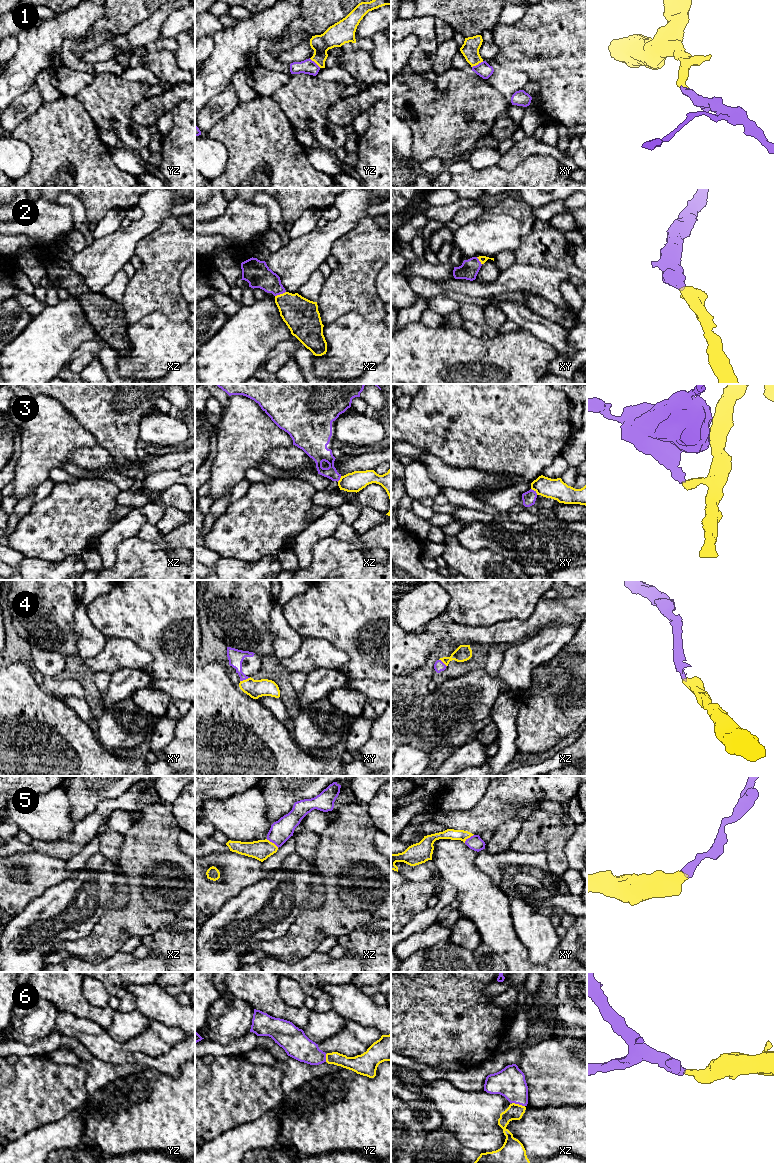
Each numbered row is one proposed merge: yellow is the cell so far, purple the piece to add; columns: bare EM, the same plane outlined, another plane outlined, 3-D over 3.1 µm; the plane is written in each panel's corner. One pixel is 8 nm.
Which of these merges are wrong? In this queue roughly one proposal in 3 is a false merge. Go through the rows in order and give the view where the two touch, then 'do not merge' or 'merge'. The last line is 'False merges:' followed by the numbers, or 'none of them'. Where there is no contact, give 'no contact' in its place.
1: meets yellow in xy; merge
2: meets yellow in xz; merge
3: meets yellow in xy; do not merge
4: meets yellow in xy; merge
5: meets yellow in xz; merge
6: meets yellow in xz; merge
False merges: 3

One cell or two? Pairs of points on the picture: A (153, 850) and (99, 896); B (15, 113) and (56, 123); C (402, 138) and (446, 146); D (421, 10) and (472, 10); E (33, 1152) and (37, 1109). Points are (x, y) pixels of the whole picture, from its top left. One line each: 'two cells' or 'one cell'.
A: two cells
B: two cells
C: two cells
D: one cell
E: two cells

